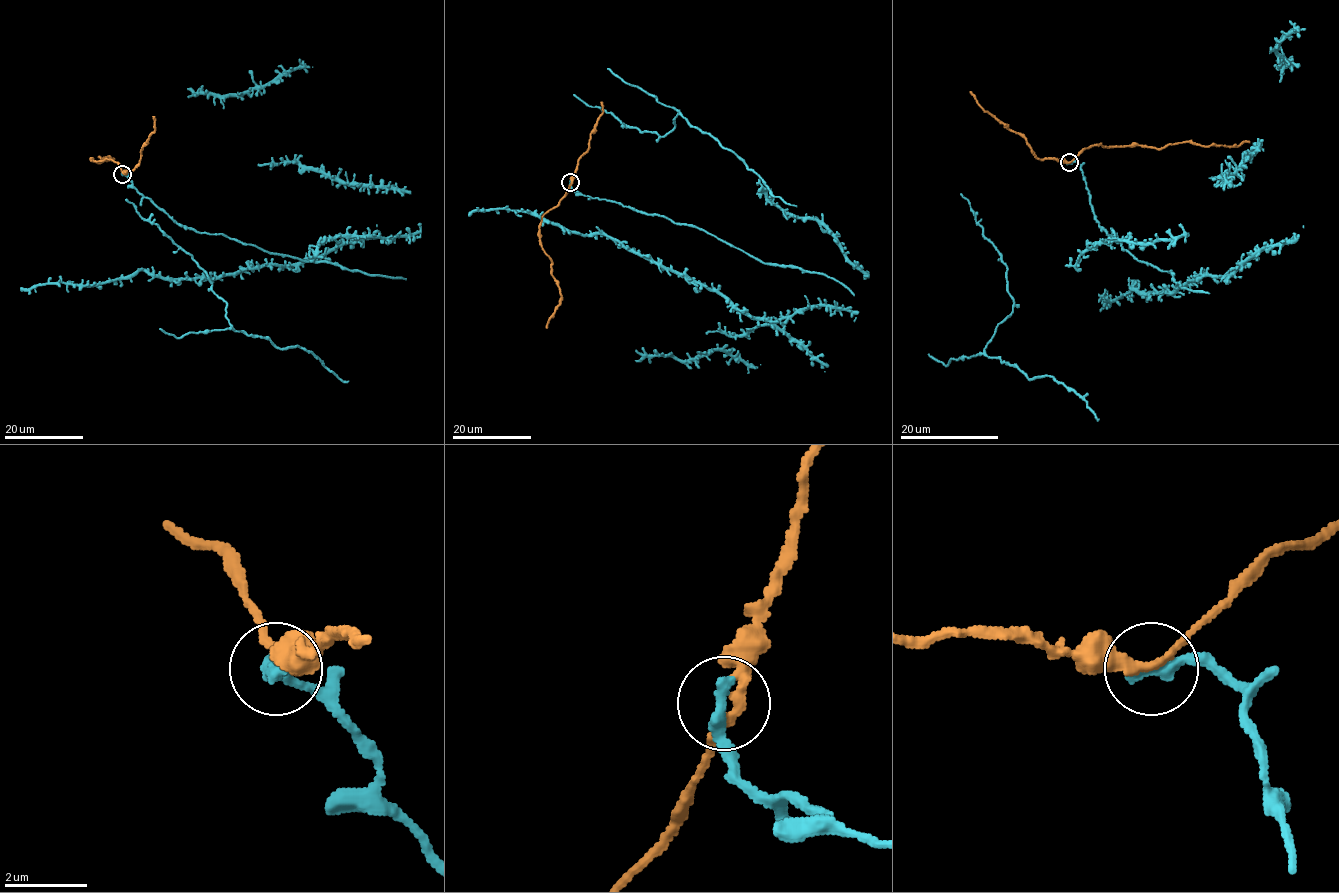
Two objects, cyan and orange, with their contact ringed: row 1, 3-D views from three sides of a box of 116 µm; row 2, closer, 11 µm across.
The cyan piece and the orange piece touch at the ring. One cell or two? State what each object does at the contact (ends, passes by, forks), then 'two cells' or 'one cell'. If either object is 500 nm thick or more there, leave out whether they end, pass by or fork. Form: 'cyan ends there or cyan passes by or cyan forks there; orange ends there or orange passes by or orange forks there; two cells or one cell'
cyan ends there; orange passes by; two cells

